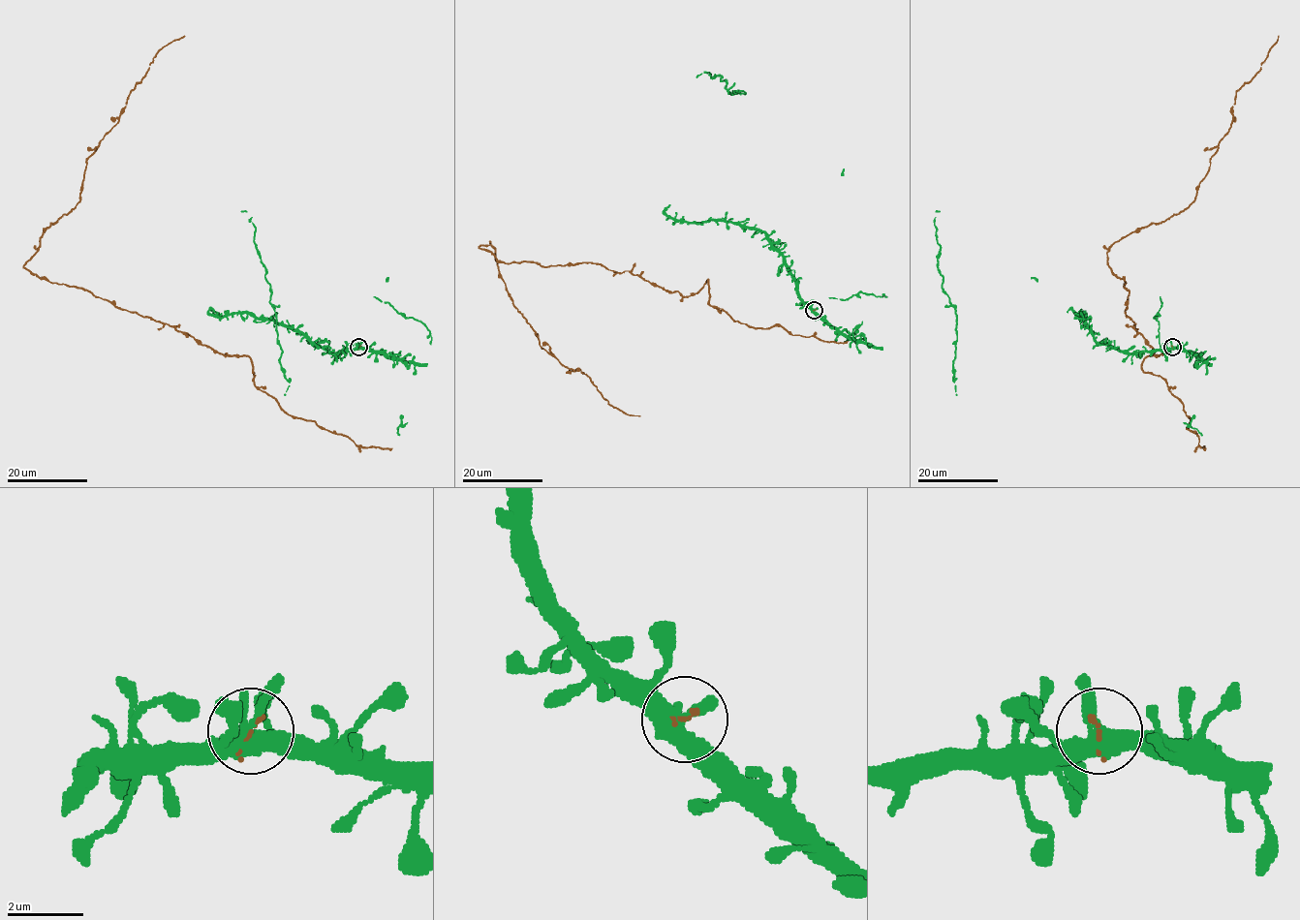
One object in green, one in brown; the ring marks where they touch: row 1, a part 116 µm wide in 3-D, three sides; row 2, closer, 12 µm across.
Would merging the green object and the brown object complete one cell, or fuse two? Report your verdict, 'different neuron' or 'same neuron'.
same neuron

